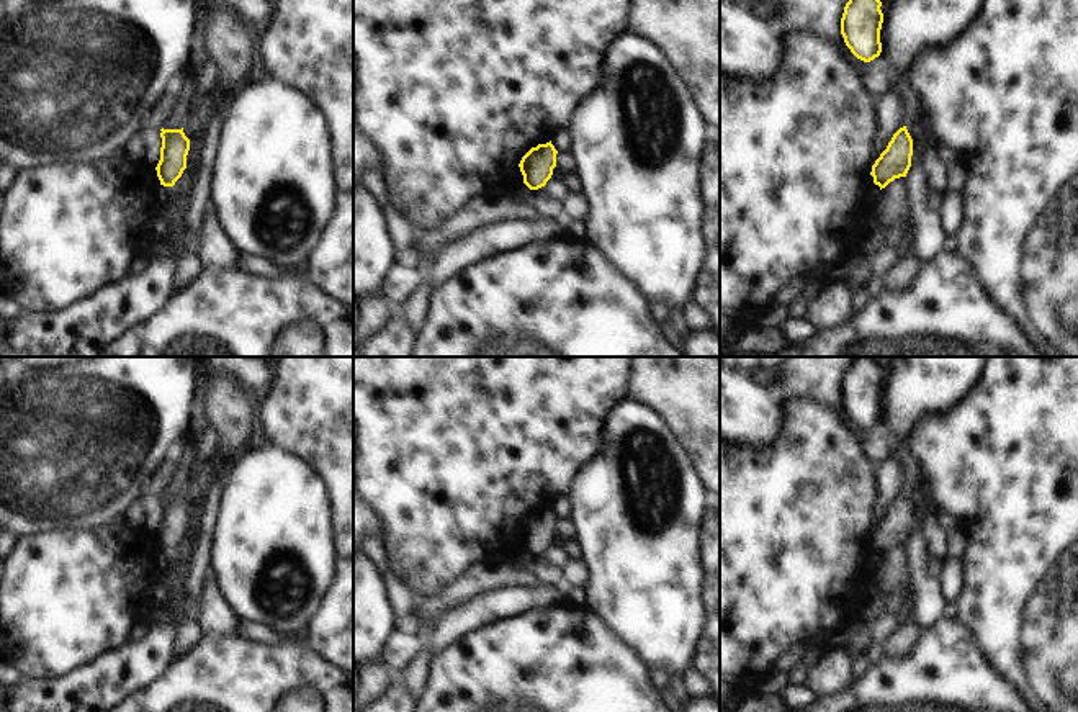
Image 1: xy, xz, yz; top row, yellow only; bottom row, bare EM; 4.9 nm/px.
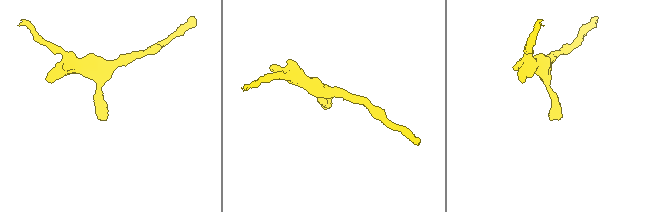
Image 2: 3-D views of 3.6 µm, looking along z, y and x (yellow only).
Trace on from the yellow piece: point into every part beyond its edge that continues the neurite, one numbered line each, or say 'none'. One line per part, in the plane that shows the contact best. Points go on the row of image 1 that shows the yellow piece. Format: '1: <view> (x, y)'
none

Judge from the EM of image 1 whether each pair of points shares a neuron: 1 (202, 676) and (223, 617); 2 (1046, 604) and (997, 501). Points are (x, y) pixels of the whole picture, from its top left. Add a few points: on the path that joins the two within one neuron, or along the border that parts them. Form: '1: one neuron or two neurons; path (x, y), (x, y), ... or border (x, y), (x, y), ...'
1: two neurons; border (236, 634), (203, 637)
2: one neuron; path (1046, 578), (1046, 550), (1023, 527)

